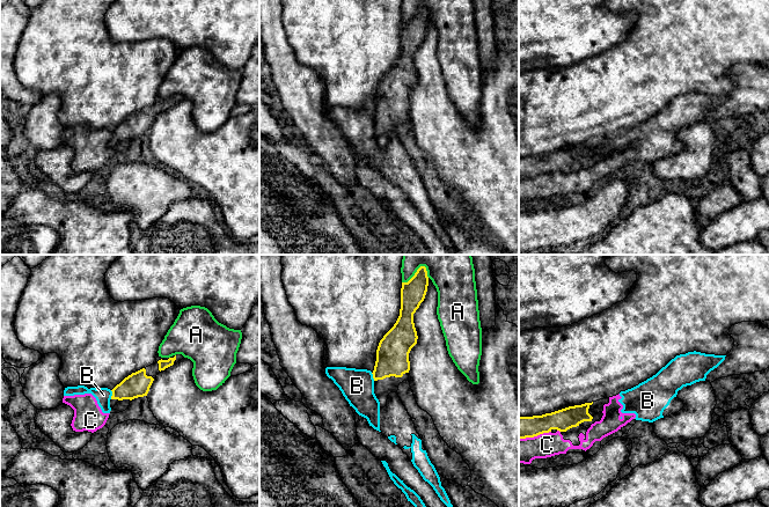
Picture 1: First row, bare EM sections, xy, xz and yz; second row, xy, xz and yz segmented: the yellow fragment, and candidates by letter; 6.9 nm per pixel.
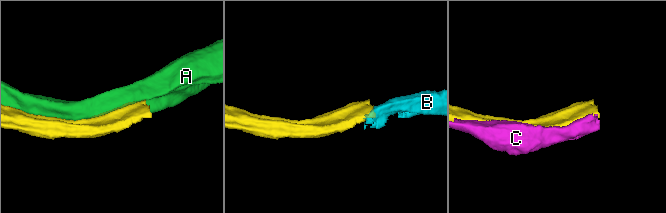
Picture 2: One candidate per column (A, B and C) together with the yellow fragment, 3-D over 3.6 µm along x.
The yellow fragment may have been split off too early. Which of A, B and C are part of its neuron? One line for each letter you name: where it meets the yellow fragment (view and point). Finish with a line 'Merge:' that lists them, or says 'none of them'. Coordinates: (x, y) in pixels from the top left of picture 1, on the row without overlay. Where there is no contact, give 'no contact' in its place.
Merge: none of them

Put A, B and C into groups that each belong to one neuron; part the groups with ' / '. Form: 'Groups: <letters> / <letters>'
Groups: A / B C

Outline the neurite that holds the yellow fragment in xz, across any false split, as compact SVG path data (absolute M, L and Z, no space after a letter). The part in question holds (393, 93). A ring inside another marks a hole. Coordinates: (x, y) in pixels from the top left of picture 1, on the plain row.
M425 7L415 16L402 23L400 57L394 67L380 81L373 111L374 134L380 148L387 146L388 135L396 133L403 122L409 122L409 94L417 84L417 72L413 54L424 42L429 27Z

